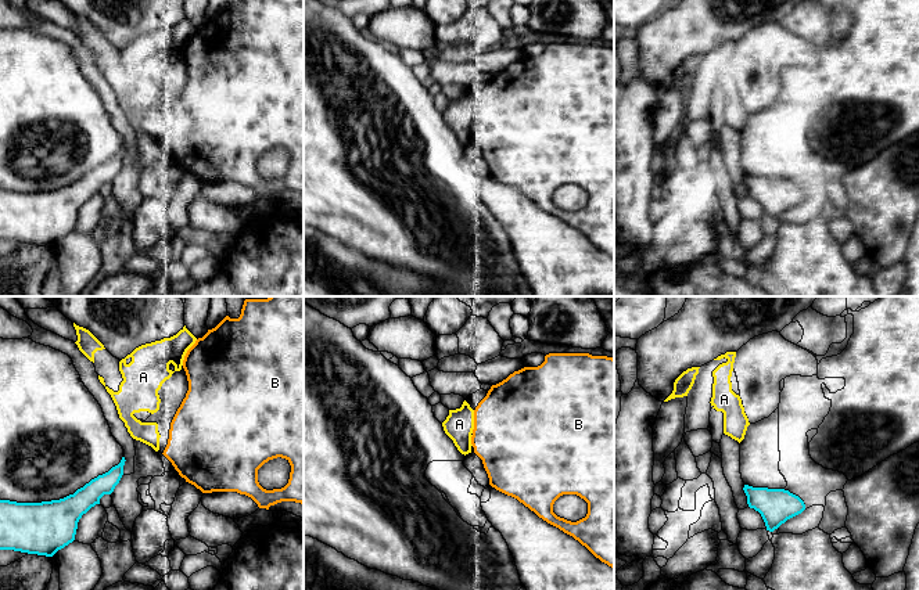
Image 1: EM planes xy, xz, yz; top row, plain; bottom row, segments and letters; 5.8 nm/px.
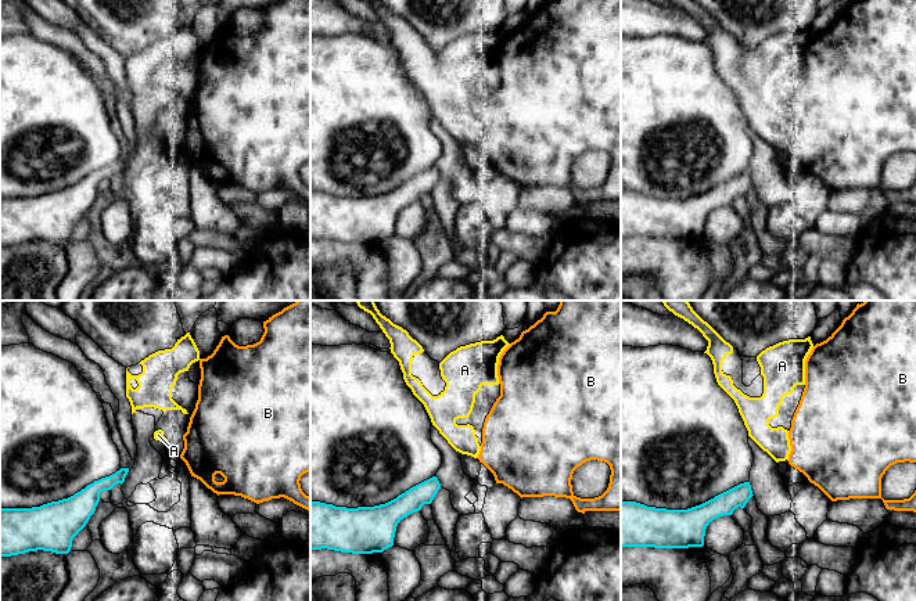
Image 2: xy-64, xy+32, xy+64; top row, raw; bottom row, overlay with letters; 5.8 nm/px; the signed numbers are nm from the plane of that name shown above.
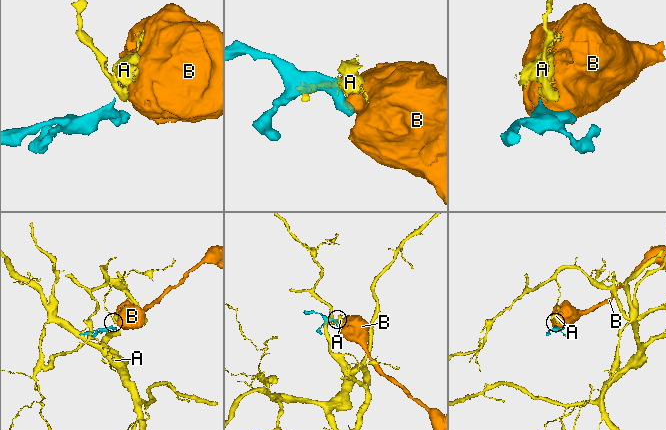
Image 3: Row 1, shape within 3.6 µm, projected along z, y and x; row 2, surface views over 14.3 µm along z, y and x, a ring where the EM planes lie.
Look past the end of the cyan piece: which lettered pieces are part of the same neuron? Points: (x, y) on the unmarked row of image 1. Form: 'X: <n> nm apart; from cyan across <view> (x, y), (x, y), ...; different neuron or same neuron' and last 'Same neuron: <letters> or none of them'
A: 130 nm apart; from cyan across xy (124, 147), (133, 128); different neuron
B: 220 nm apart; from cyan across xy (125, 150), (162, 143); different neuron
Same neuron: none of them

